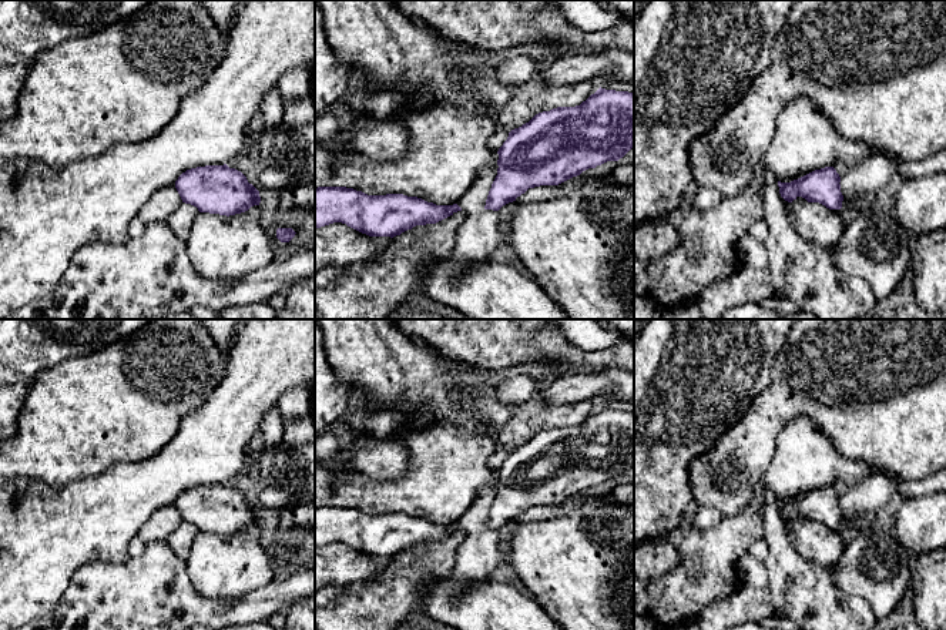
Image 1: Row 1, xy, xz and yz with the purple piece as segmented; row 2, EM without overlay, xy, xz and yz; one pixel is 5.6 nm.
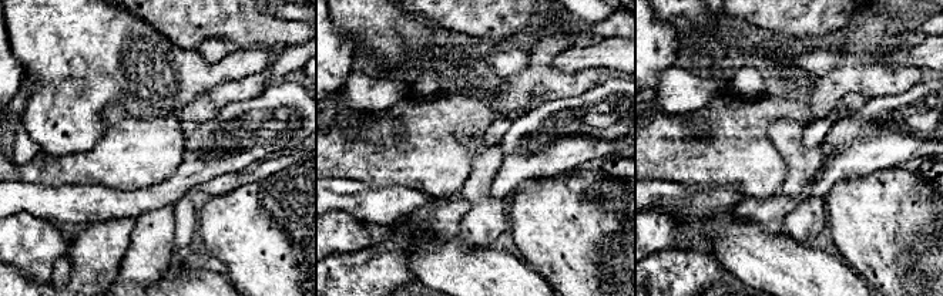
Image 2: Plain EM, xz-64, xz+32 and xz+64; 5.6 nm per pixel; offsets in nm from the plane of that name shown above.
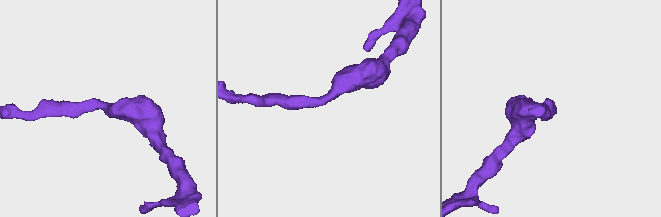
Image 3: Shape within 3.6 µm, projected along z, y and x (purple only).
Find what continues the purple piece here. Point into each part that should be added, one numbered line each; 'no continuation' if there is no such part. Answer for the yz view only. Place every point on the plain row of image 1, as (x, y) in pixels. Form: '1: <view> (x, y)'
no continuation

